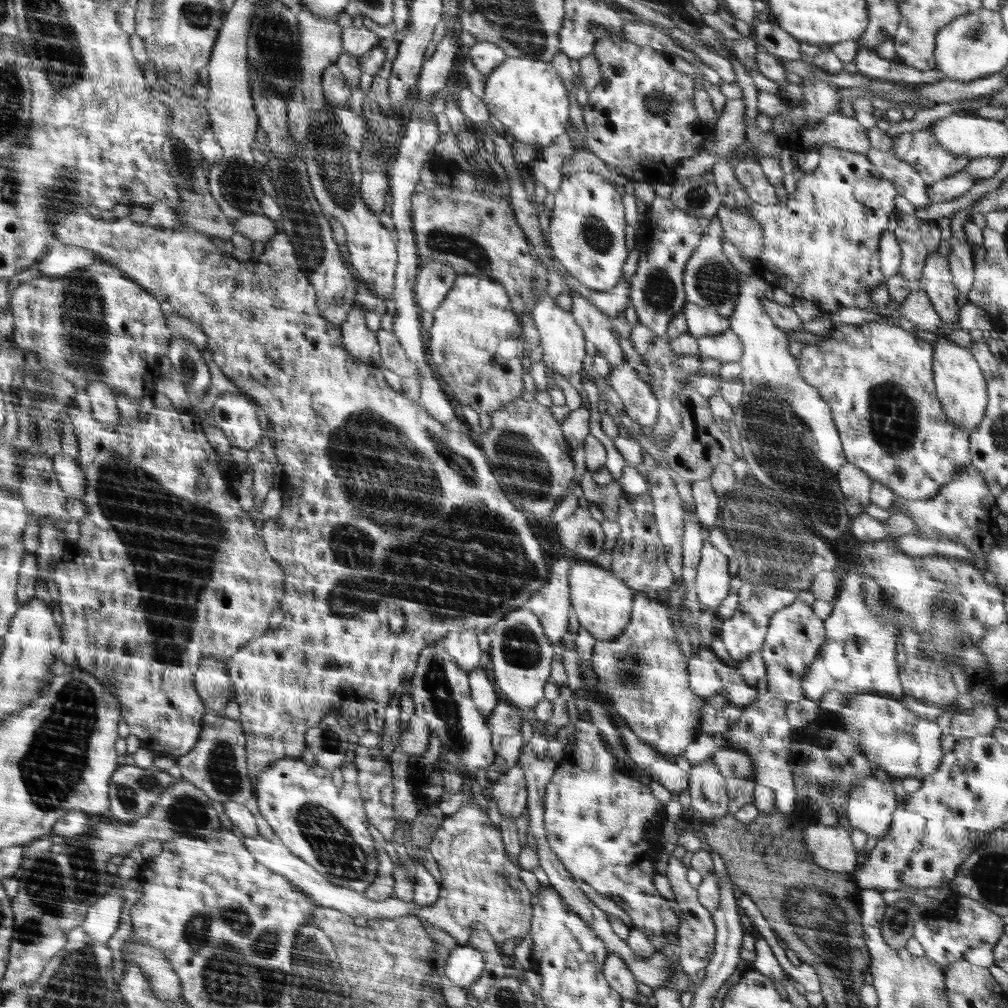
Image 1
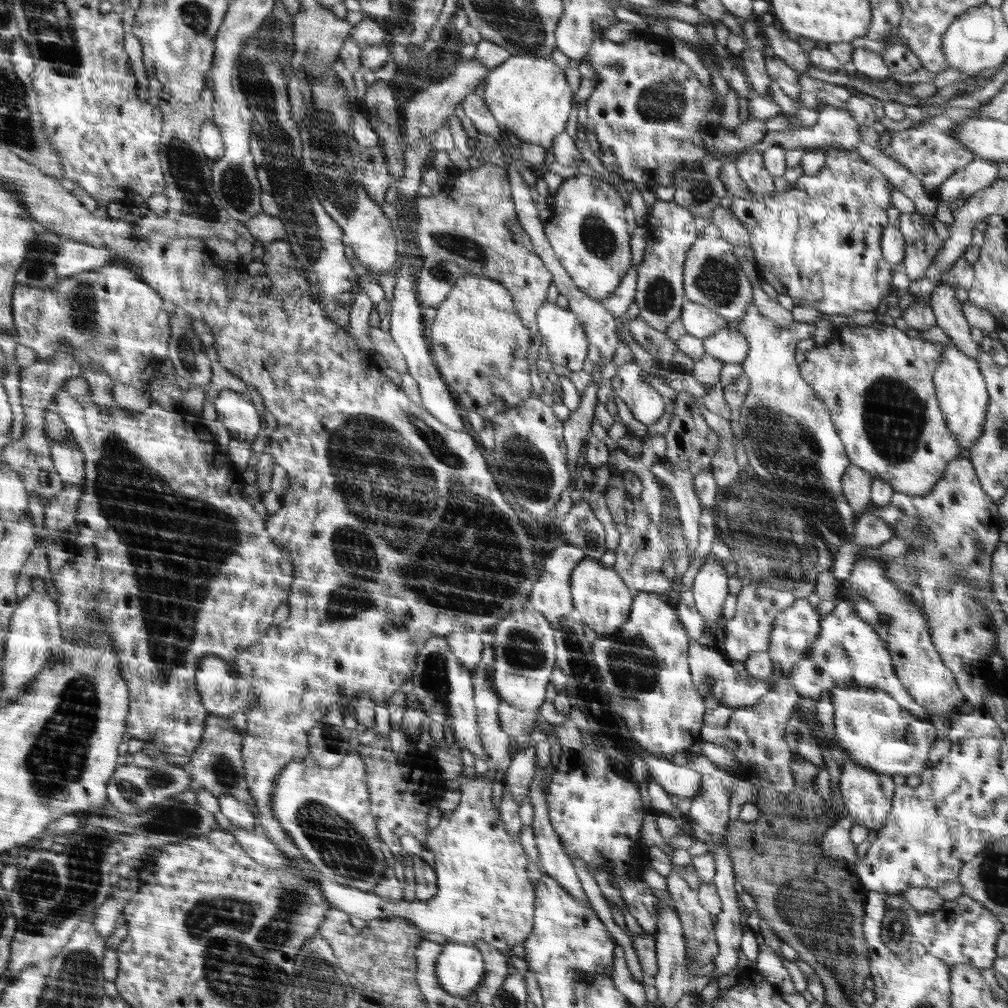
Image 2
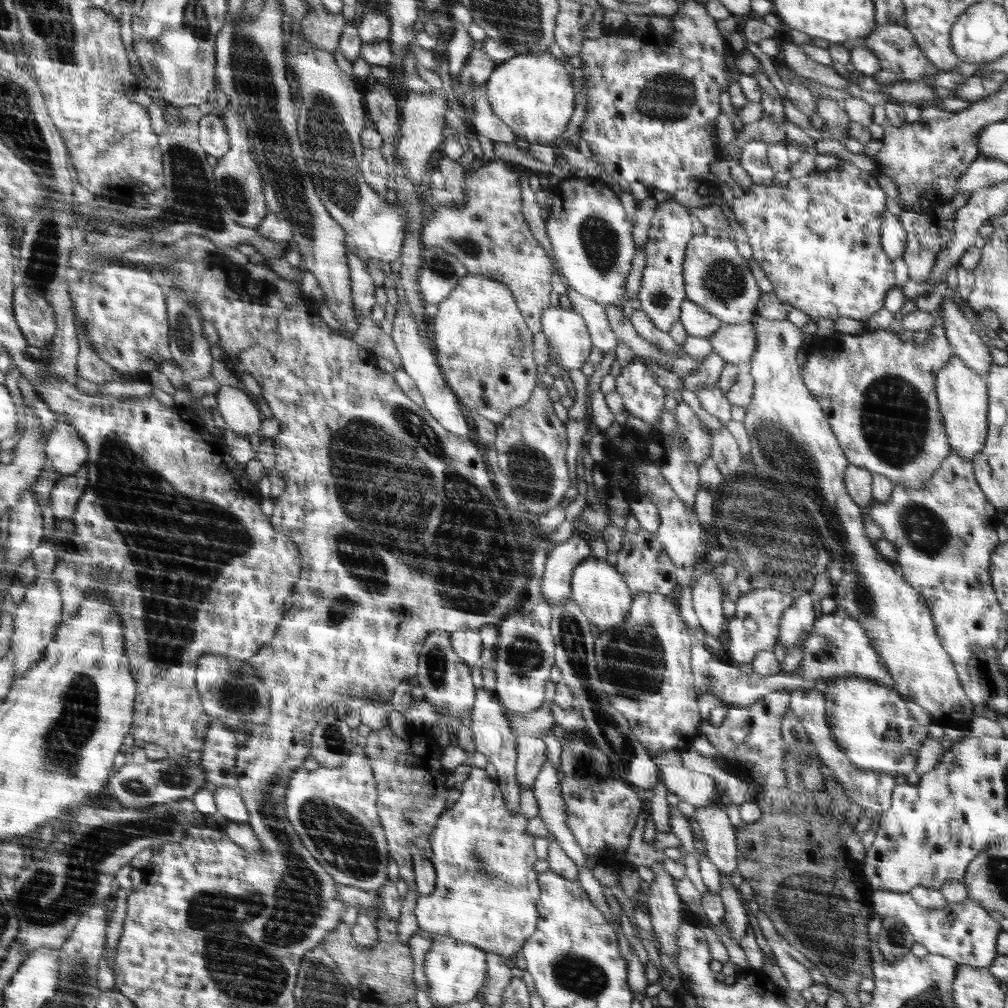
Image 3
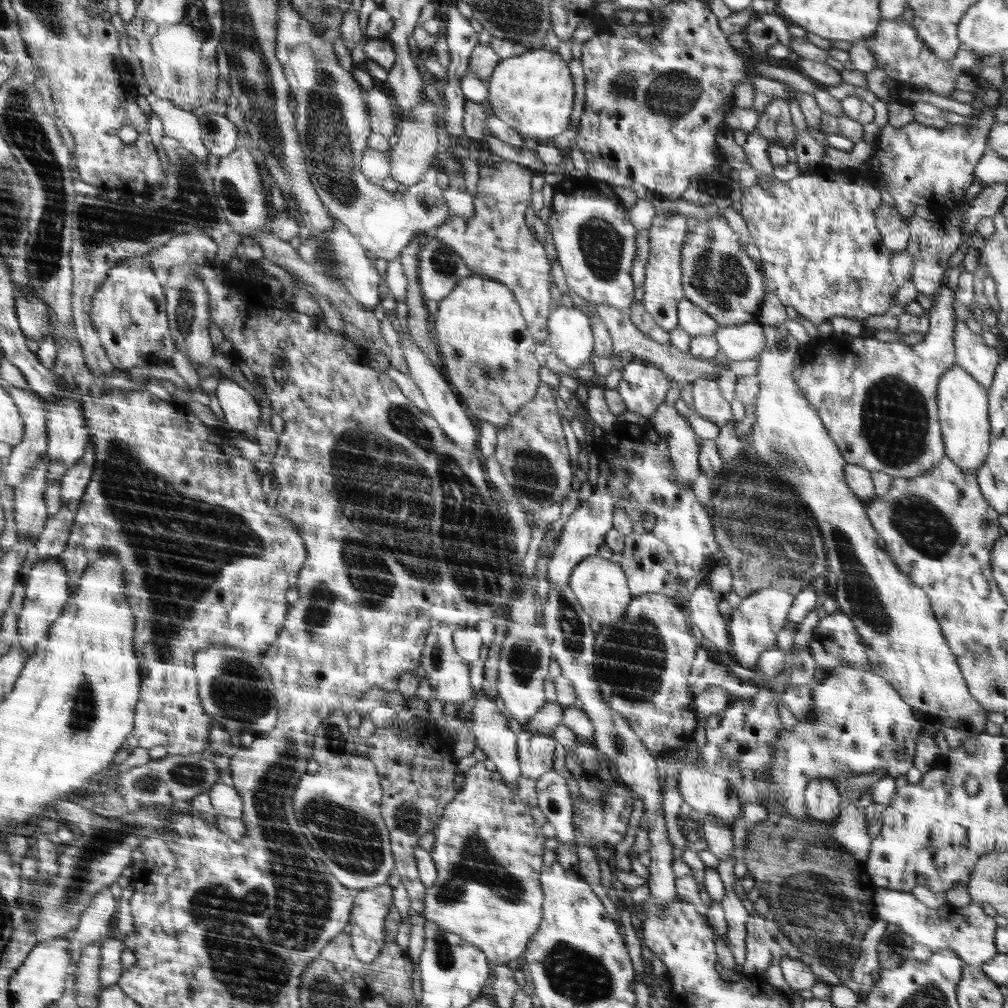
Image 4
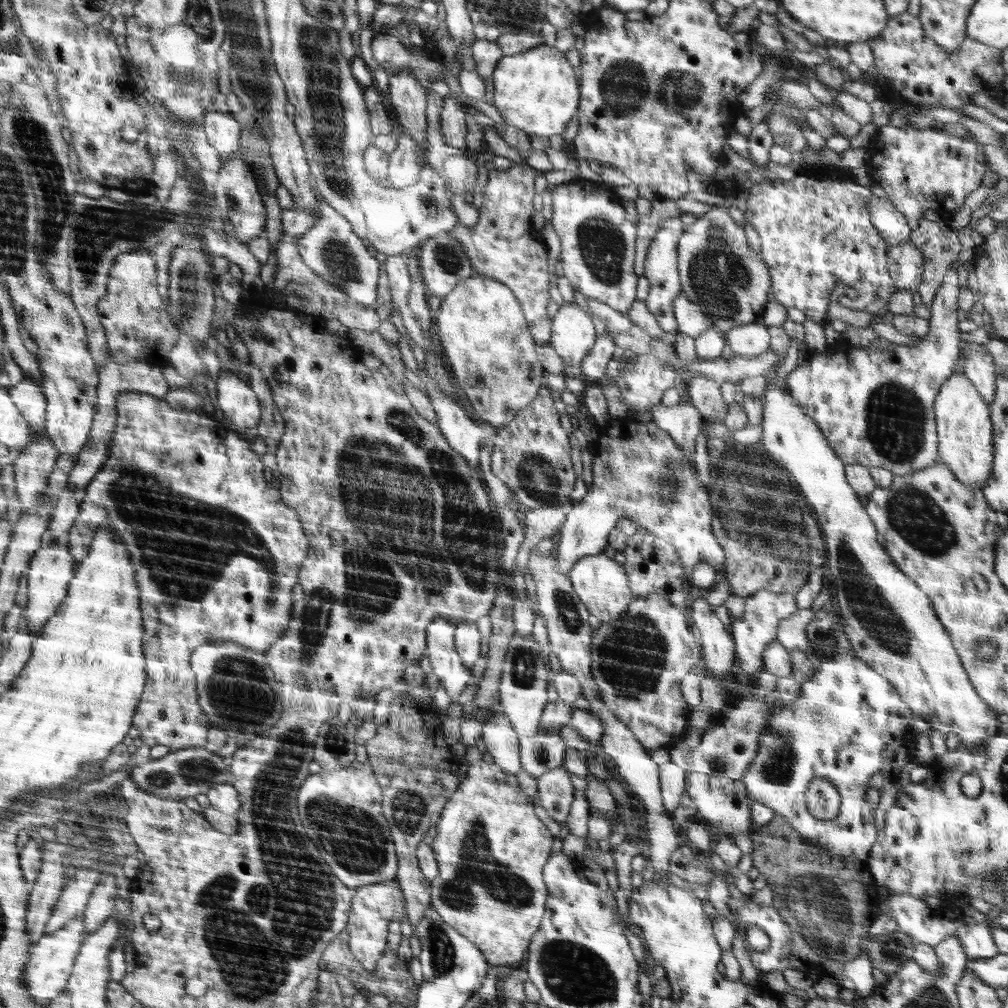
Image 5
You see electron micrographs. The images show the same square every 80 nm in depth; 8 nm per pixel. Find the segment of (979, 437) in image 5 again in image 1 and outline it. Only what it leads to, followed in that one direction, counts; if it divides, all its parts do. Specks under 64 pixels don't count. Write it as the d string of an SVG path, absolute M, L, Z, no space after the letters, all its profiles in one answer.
M940 337L935 342L933 372L935 389L949 420L968 435L976 432L975 428L981 423L987 405L987 382L970 348Z

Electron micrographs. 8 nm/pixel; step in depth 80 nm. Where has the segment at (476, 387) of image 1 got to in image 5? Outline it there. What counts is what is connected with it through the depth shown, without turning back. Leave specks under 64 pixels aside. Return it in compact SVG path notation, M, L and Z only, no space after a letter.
M472 274L447 295L434 314L450 373L481 422L502 427L539 394L542 366L515 294L503 282Z

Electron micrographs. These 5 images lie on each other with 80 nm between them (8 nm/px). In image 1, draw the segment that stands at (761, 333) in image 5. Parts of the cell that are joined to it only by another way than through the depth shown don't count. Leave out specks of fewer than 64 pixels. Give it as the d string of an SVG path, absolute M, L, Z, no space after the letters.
M730 329L719 335L699 336L695 339L701 357L715 358L727 363L739 361L743 353L740 337Z

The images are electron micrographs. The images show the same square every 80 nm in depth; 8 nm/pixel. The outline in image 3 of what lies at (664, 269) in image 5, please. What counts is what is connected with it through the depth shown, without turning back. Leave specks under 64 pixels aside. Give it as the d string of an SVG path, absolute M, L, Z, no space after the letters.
M673 198L658 203L643 248L646 253L646 264L643 268L641 288L637 293L638 300L642 305L641 310L651 317L656 328L663 329L664 332L679 320L680 306L685 300L683 262L688 241L693 236L692 218L693 216L688 214L688 209L675 202Z

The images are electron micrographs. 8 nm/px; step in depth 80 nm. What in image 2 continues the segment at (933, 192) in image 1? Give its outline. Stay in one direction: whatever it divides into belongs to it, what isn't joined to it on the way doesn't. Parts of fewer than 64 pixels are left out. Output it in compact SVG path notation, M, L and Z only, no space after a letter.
M974 158L963 170L956 172L938 188L937 201L952 203L988 188L998 180L998 162Z

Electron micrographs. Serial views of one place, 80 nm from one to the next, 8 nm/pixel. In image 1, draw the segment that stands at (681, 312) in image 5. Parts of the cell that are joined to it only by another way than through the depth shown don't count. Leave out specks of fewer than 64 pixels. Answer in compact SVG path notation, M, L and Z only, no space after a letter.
M686 302L682 312L686 317L688 333L694 337L719 335L730 327L730 320L712 307L702 308Z

